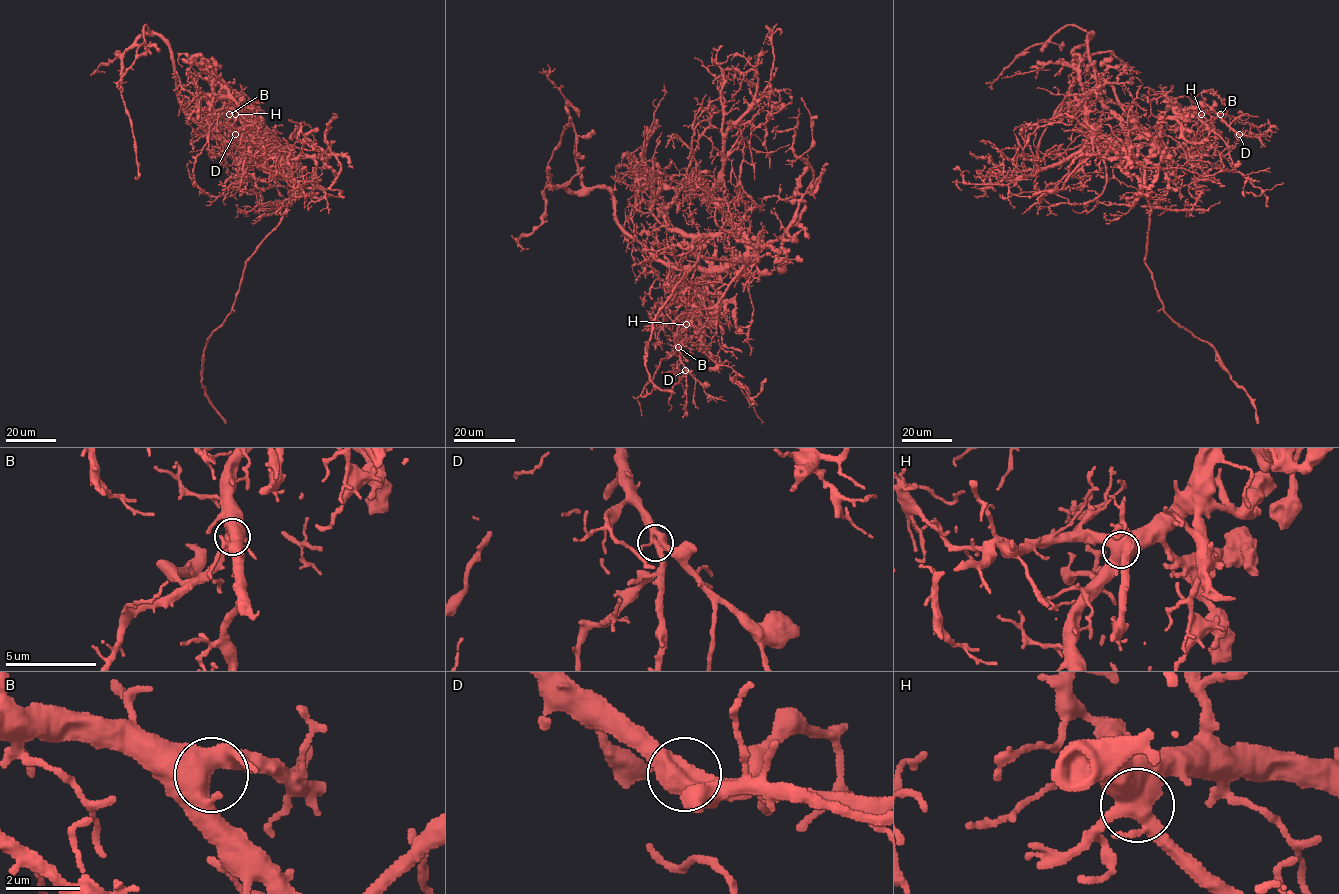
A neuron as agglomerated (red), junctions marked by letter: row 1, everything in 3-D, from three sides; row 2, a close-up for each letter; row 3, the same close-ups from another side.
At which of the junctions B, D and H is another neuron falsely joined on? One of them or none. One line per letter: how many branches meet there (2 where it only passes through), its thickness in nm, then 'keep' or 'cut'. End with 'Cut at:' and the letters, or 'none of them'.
B: branches 5; calibre 500 nm; keep
D: branches 4; calibre 440 nm; keep
H: branches 4; calibre 460 nm; keep
Cut at: none of them

